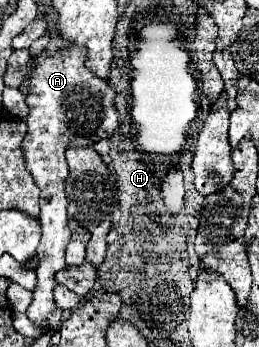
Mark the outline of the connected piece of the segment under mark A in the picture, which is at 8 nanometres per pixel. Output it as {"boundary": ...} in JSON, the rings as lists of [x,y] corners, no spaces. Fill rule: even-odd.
{"boundary":[[[68,45],[54,53],[40,53],[32,59],[30,87],[26,95],[28,103],[28,133],[22,141],[22,153],[26,161],[26,169],[30,171],[34,183],[40,187],[40,223],[42,223],[42,239],[38,245],[40,265],[38,285],[34,291],[34,299],[26,311],[28,319],[33,323],[43,323],[46,315],[56,309],[52,291],[54,291],[54,273],[60,271],[64,263],[64,251],[70,241],[68,229],[68,201],[64,193],[68,163],[64,151],[74,145],[94,145],[100,139],[112,137],[118,127],[118,111],[114,105],[116,91],[110,81],[100,79],[96,73],[86,67],[86,47],[84,45]]]}

